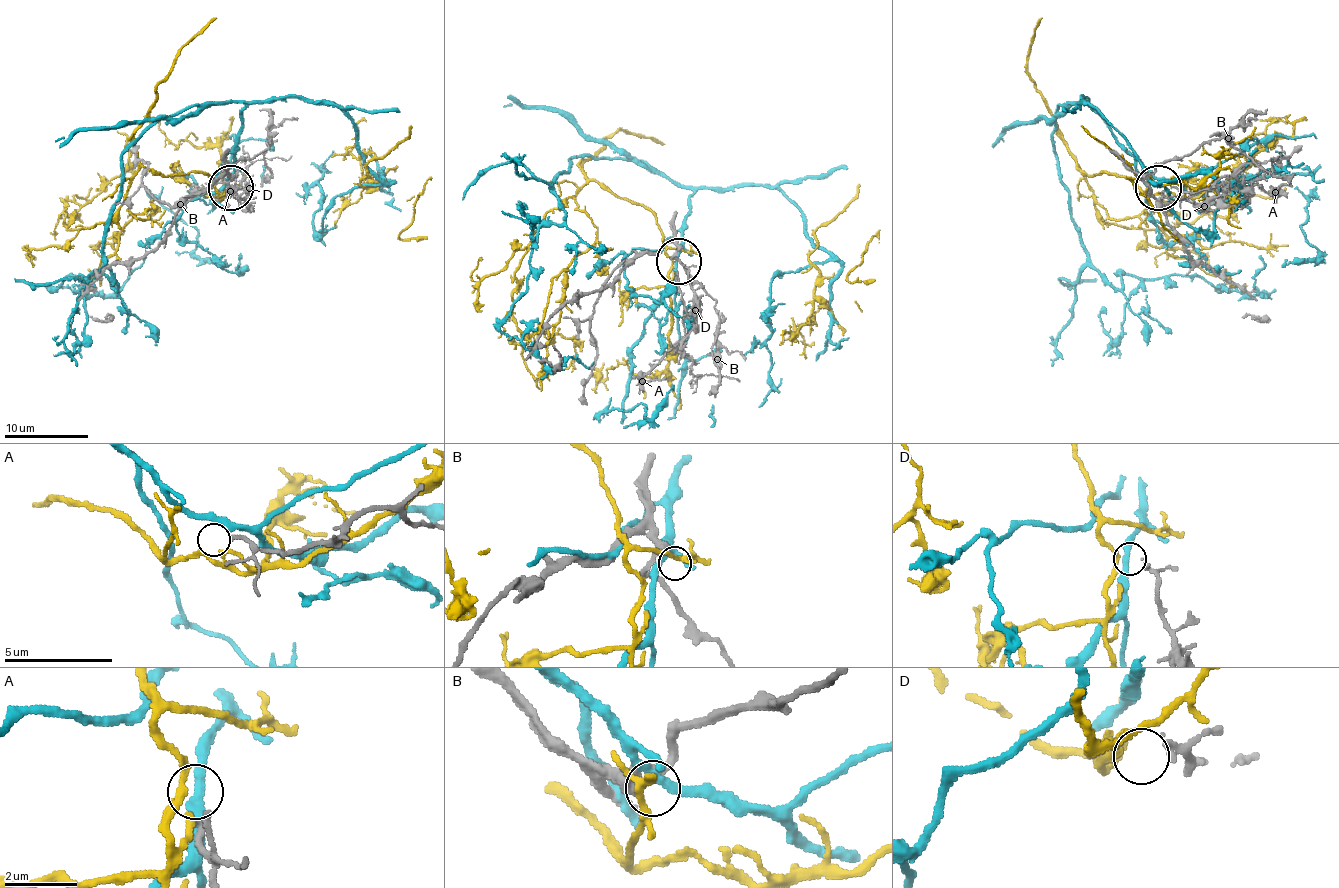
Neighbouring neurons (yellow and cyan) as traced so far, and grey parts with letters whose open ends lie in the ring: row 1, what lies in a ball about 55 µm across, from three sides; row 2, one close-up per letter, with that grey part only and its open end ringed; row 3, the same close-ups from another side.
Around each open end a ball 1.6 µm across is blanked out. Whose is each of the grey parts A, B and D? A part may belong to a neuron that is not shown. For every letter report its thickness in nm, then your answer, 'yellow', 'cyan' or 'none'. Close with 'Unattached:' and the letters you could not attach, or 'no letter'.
A: 170 nm | none
B: 320 nm | none
D: 160 nm | none
Unattached: A, B, D

